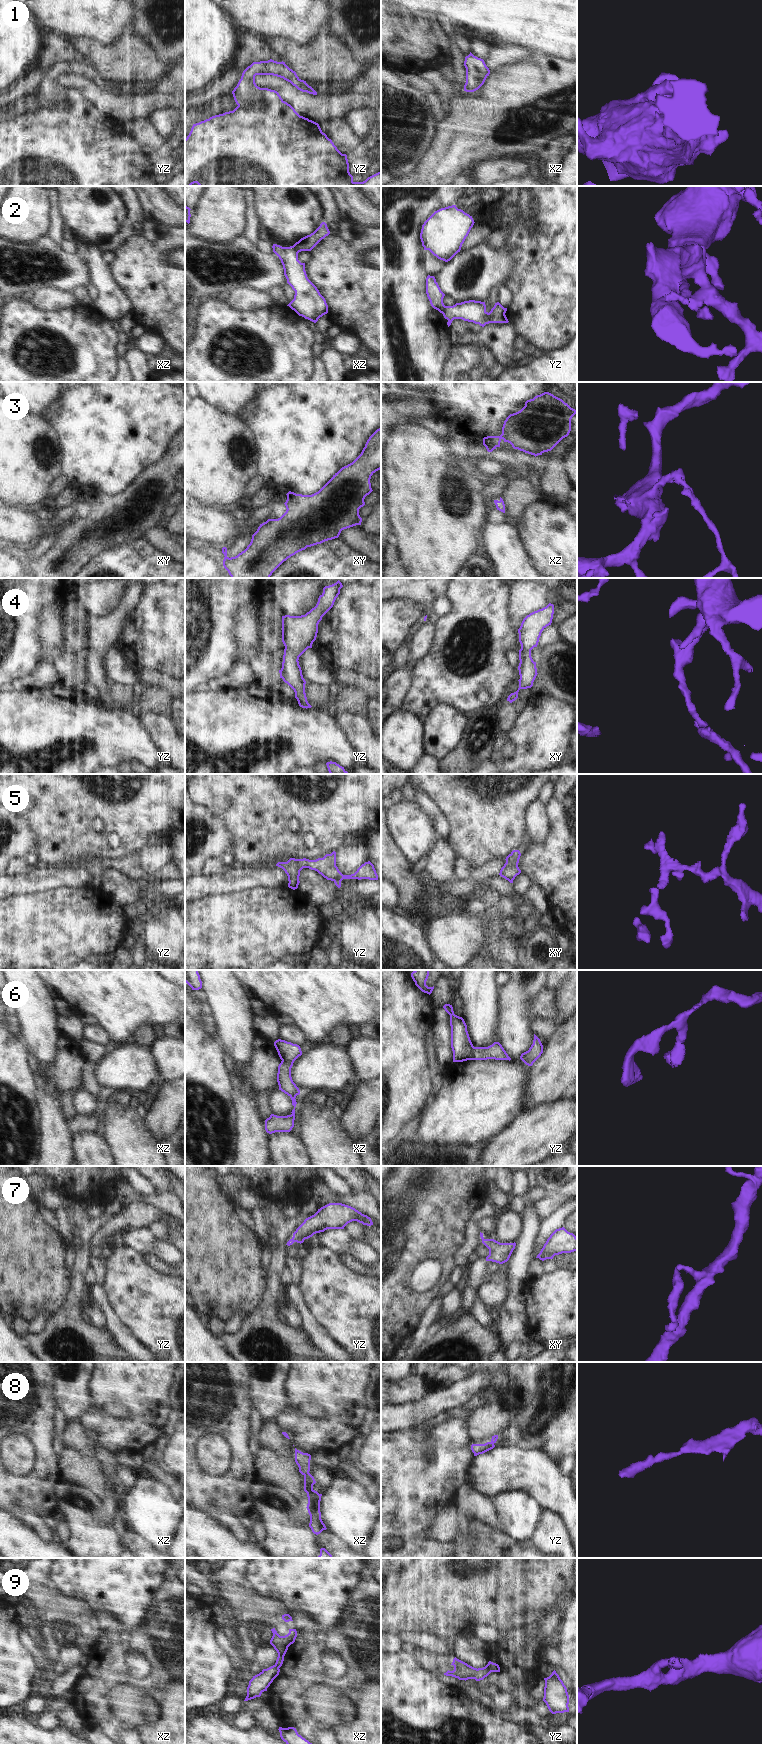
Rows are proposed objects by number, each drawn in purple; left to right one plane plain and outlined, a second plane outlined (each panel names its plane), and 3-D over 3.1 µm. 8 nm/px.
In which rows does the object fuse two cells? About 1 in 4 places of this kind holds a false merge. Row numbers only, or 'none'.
2, 3, 6, 9

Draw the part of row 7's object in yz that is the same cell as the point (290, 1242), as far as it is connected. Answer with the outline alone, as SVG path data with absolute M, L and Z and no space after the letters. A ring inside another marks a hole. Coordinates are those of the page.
M329 1203L318 1209L314 1215L306 1218L286 1245L290 1246L294 1242L301 1244L305 1239L327 1229L344 1229L352 1221L357 1221L367 1226L373 1225L370 1217L355 1208L342 1203Z

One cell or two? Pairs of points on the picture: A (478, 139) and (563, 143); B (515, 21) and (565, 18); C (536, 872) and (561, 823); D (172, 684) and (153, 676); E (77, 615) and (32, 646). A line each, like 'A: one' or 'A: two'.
A: two
B: one
C: one
D: one
E: two

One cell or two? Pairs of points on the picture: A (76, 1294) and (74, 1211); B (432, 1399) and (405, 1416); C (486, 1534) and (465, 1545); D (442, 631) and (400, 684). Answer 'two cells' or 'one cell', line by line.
A: one cell
B: one cell
C: one cell
D: two cells

